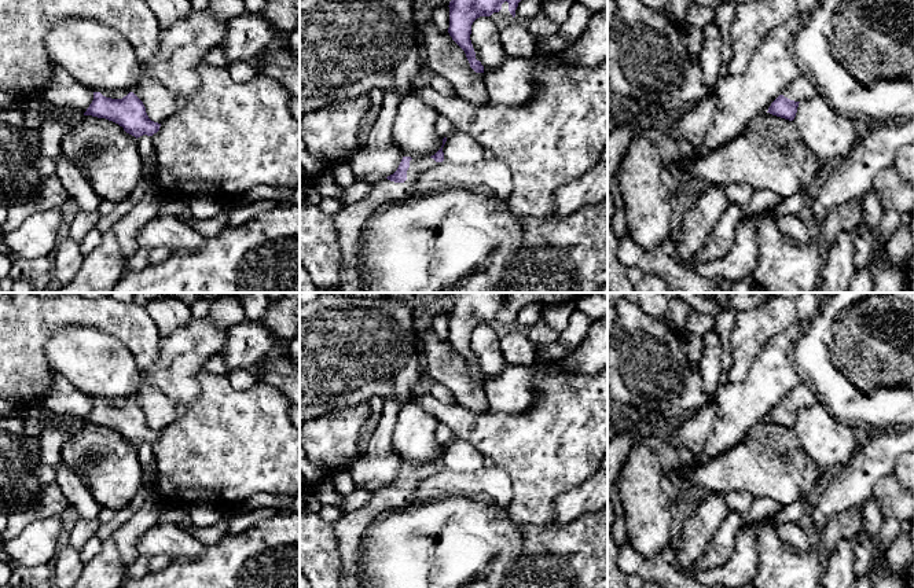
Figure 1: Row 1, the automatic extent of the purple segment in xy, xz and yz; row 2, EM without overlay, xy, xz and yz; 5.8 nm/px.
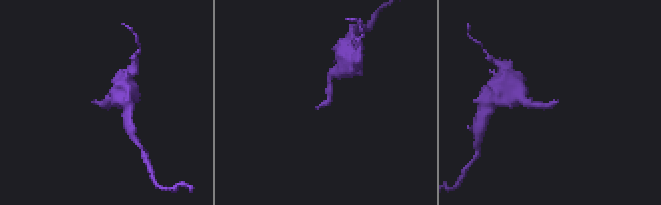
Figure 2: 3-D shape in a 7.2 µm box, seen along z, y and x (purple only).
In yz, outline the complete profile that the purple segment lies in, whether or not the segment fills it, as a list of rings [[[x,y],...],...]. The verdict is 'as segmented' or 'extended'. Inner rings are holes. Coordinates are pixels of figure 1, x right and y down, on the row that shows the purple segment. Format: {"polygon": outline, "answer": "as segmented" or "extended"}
{"polygon": [[[800,74],[771,103],[767,113],[793,121],[797,113],[799,103],[805,99],[812,99],[815,96],[818,96],[818,89],[807,77]]], "answer": "extended"}

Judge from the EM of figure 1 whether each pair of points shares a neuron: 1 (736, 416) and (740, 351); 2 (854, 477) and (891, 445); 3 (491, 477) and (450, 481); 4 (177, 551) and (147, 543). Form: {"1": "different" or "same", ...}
{"1": "different", "2": "same", "3": "same", "4": "same"}

